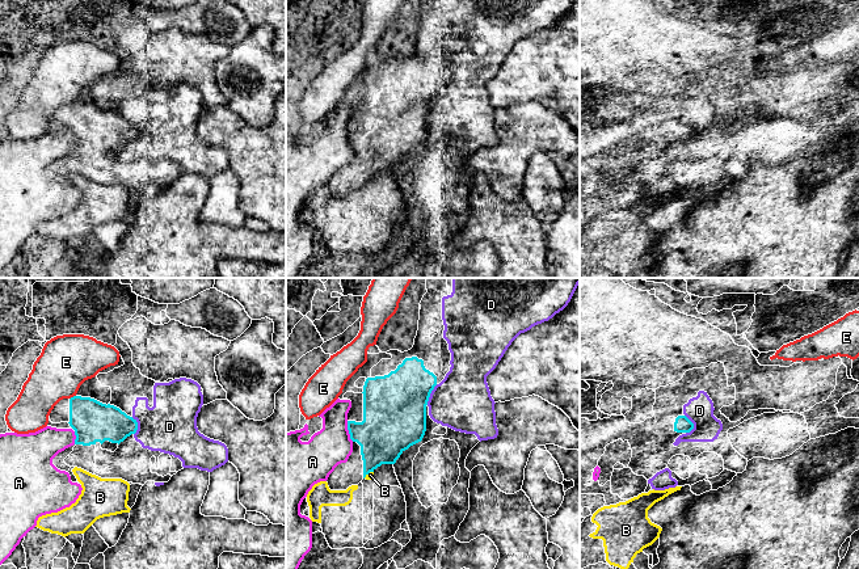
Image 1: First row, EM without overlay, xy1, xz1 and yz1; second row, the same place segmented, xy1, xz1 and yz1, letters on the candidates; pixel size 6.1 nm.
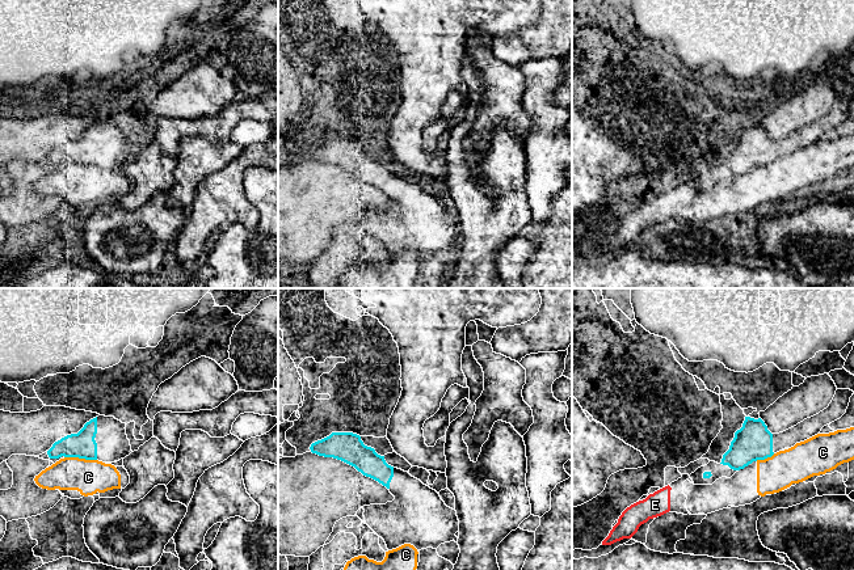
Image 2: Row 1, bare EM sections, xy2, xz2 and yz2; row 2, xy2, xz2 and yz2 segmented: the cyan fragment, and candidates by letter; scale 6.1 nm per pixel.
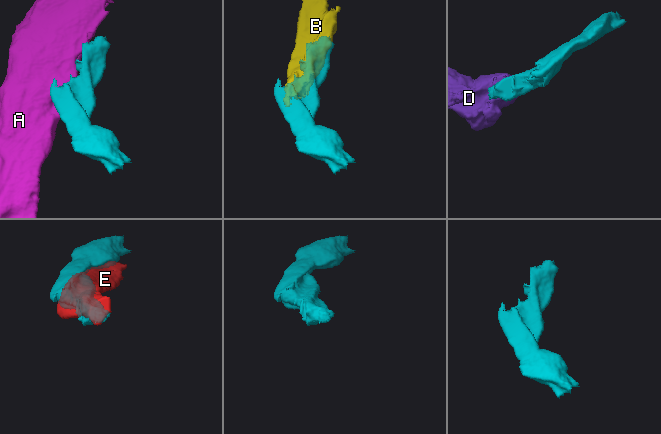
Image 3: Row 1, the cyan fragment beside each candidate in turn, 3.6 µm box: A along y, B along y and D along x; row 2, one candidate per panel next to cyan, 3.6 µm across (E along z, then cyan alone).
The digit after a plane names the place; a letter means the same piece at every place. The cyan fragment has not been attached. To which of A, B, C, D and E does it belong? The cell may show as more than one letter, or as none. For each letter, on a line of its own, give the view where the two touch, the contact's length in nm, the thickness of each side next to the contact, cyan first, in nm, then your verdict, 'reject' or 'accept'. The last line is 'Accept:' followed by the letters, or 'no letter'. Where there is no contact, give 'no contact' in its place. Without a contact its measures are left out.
A: contact in xz1; length 130 nm; calibres 340 and 240 nm; reject
B: contact in xz1; length 80 nm; calibres 300 and 40 nm; reject
C: contact in xy2; length 200 nm; calibres 160 and 200 nm; reject
D: contact in xz1; length 140 nm; calibres 380 and 360 nm; reject
E: contact in xy1; length 50 nm; calibres 260 and 320 nm; reject
Accept: no letter

